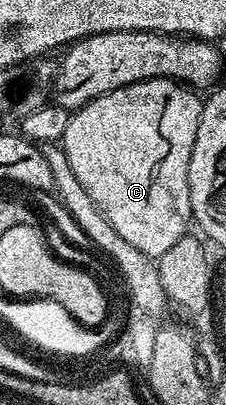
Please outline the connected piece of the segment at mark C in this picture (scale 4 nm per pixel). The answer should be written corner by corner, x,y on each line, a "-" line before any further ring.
144,80
135,82
131,86
123,86
119,90
111,90
91,102
87,102
81,108
76,109
70,115
67,122
67,130
63,134
59,145
66,152
67,161
71,164
72,173
79,178
80,185
91,196
92,202
98,207
108,222
115,228
116,233
126,242
131,242
135,249
143,254
156,258
167,254
175,242
179,242
190,231
194,223
193,211
191,210
191,194
189,193
189,163
191,162
191,150
195,146
195,134
199,130
199,118
201,117
202,97
194,89
176,80

